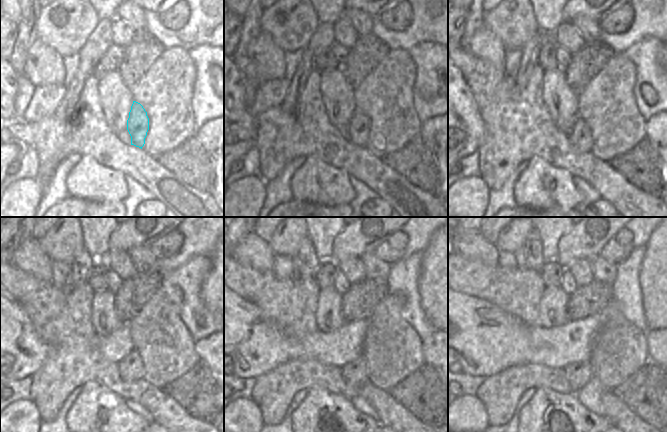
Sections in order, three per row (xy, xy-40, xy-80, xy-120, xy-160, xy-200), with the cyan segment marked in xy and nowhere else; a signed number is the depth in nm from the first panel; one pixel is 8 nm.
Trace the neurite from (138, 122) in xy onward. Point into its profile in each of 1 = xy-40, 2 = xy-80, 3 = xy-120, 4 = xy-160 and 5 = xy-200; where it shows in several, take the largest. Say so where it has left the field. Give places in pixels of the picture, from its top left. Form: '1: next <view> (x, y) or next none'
1: next xy-40 (362, 122)
2: next xy-80 (584, 147)
3: next xy-120 (129, 373)
4: next xy-160 (352, 375)
5: next xy-200 (578, 374)

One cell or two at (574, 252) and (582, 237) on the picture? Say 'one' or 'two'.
one

